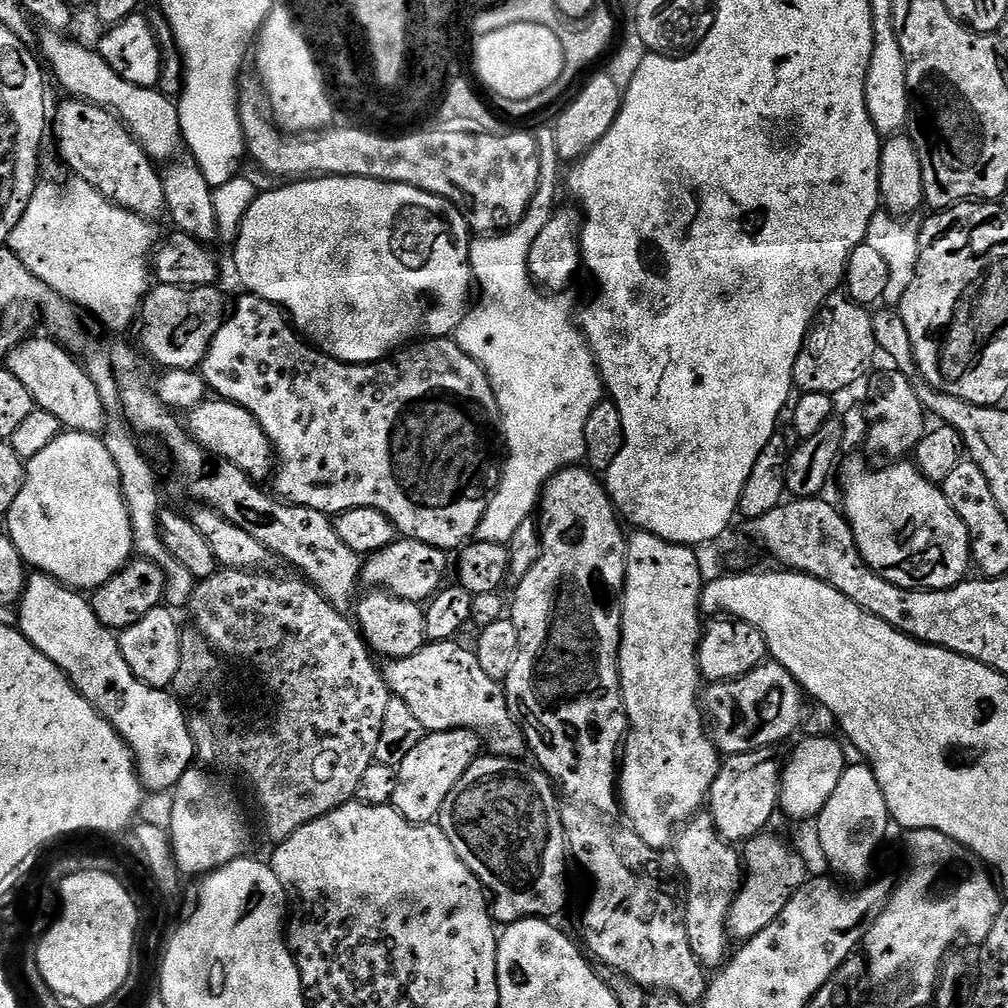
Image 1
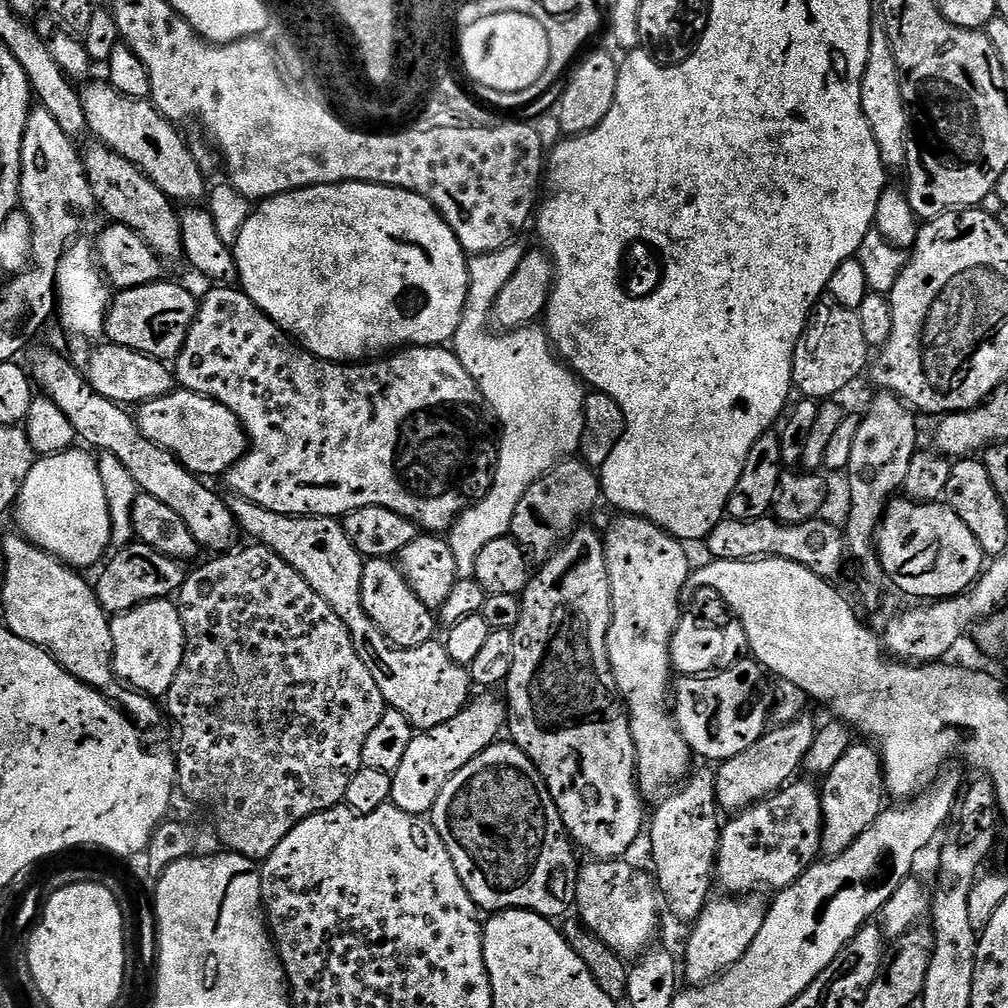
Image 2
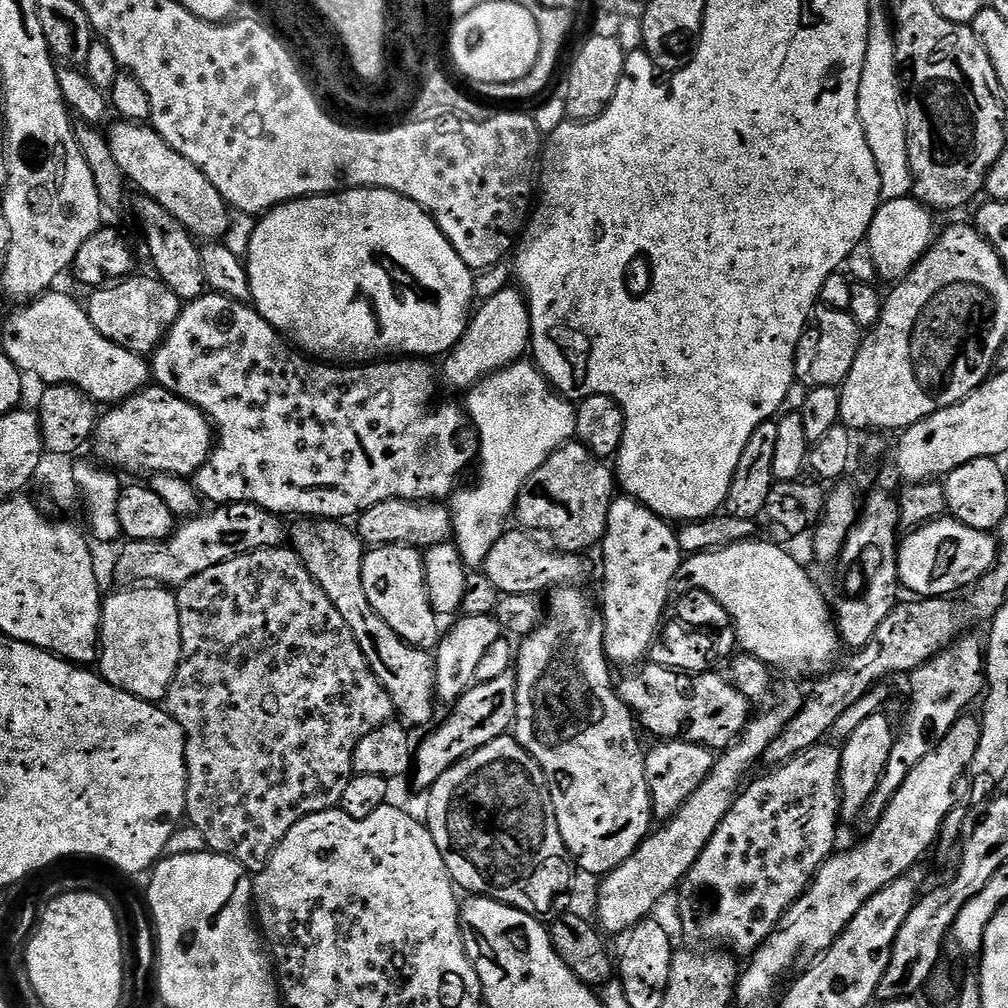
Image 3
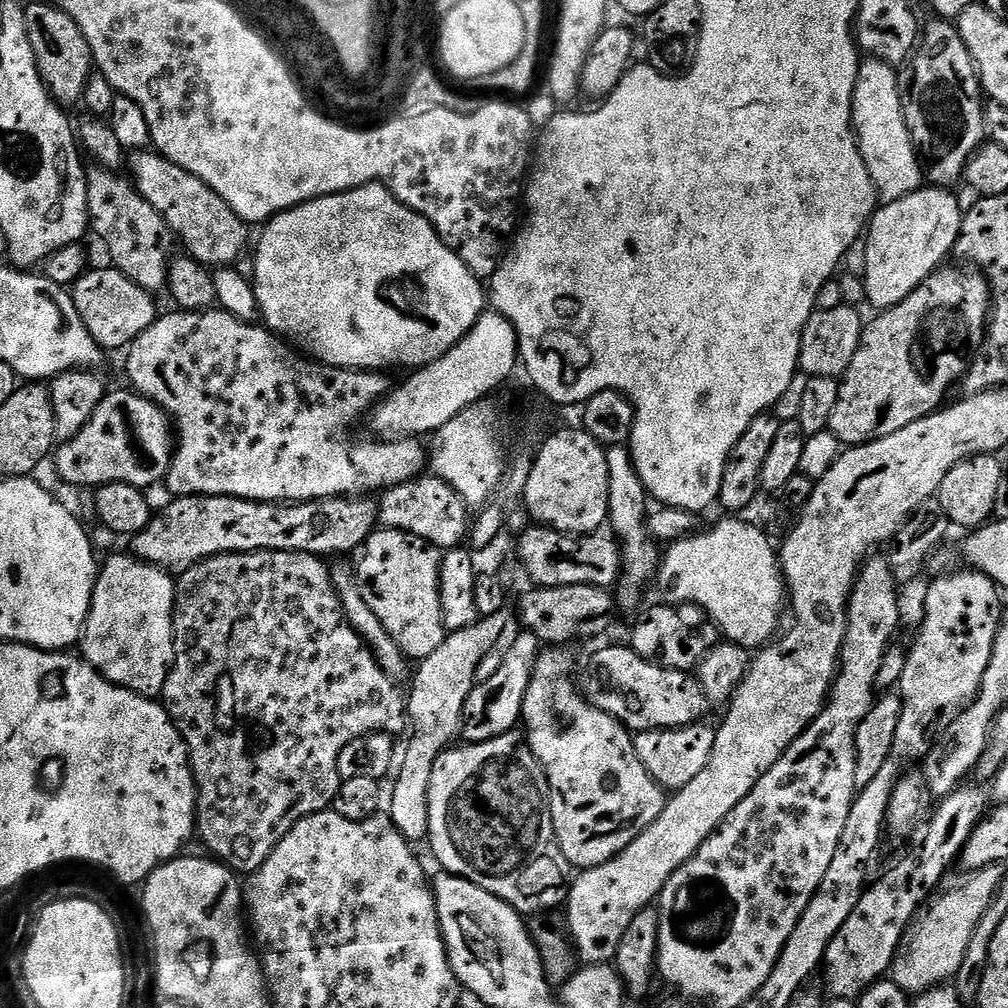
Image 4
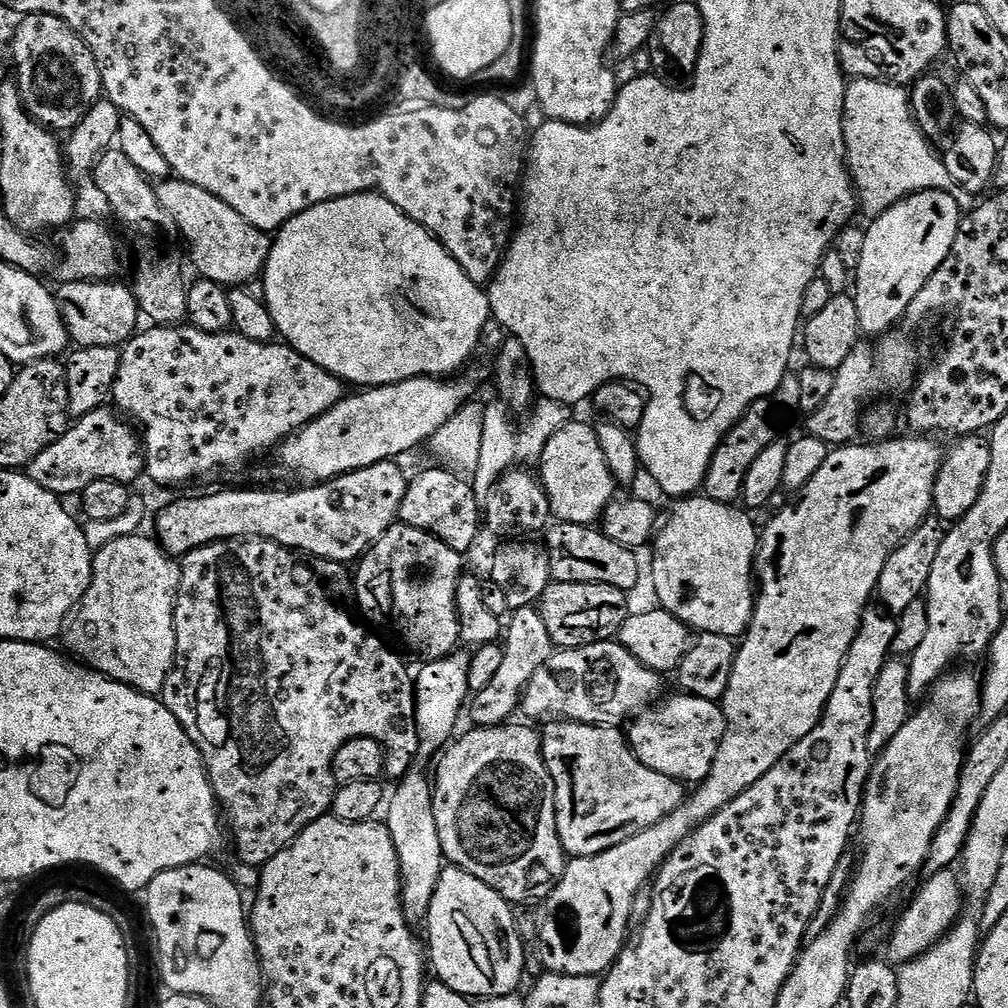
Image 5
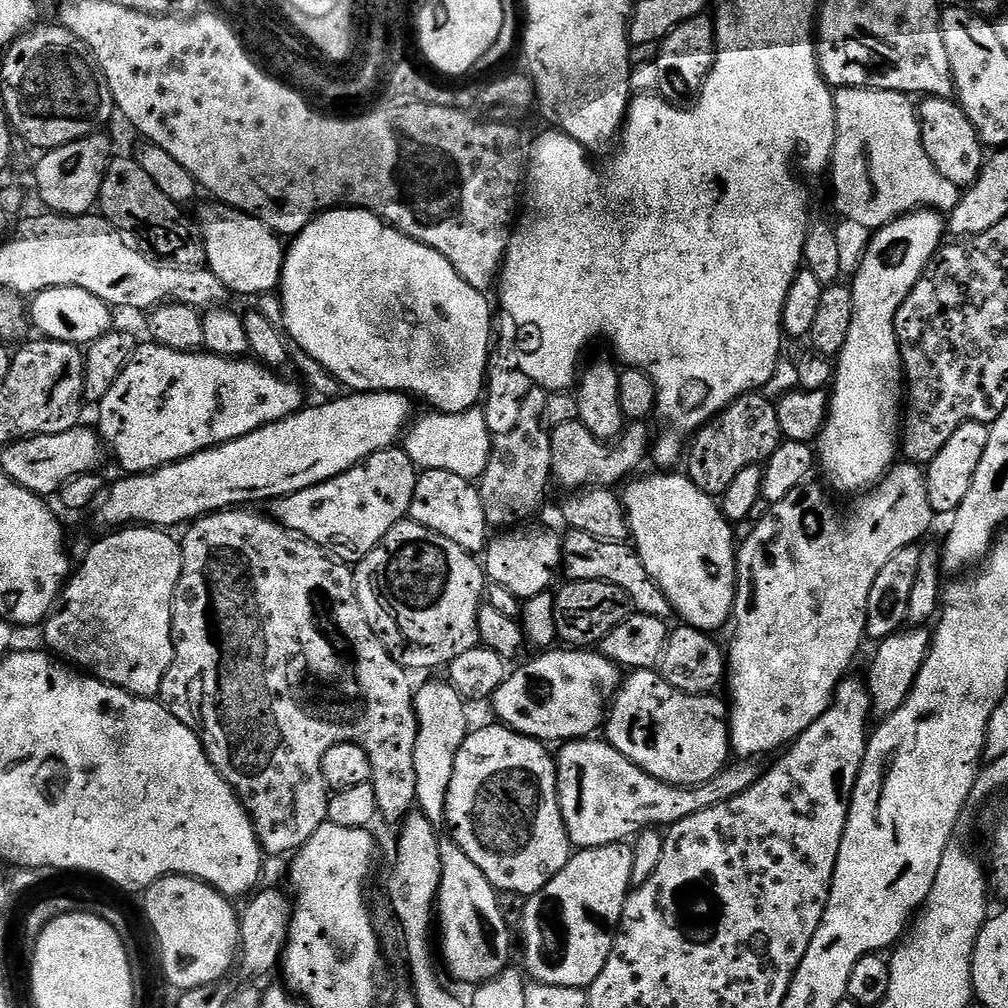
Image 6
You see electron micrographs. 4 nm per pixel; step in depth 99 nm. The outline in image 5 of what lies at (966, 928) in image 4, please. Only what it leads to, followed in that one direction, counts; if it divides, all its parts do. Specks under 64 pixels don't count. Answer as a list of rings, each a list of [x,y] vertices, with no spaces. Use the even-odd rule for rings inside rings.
[[[943,868],[940,872],[931,873],[928,881],[920,888],[920,893],[908,904],[904,917],[896,924],[892,937],[888,940],[888,955],[886,960],[893,966],[909,964],[922,953],[929,952],[943,936],[953,928],[962,915],[960,896],[962,900],[962,884],[957,873],[952,868]]]

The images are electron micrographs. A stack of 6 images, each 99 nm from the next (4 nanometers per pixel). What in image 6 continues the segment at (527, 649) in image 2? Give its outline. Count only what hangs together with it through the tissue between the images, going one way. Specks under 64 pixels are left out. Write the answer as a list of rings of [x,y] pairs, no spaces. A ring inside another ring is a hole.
[[[585,738],[570,740],[555,757],[556,762],[556,793],[560,799],[560,809],[564,825],[568,831],[568,839],[577,849],[601,848],[611,844],[619,844],[635,837],[646,828],[653,826],[671,826],[682,818],[690,818],[690,814],[698,814],[702,810],[710,810],[738,794],[742,794],[754,782],[758,782],[766,771],[766,764],[760,758],[740,758],[729,763],[712,780],[694,785],[693,788],[678,788],[674,784],[667,784],[650,774],[646,774],[637,764],[630,762],[607,739]]]

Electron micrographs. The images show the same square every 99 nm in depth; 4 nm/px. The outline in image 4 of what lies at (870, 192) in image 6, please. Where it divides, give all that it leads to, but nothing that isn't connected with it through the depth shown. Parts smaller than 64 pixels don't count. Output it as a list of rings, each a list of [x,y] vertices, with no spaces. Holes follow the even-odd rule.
[[[865,59],[860,65],[852,99],[856,144],[866,162],[866,170],[870,170],[877,197],[884,202],[909,196],[922,187],[920,157],[916,154],[912,135],[904,121],[902,87],[896,81],[896,72],[897,69],[885,60]]]

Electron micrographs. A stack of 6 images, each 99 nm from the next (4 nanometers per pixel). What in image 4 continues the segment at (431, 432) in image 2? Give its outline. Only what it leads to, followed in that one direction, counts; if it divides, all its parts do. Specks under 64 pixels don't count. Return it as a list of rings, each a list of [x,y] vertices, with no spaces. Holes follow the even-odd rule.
[[[172,310],[169,316],[161,315],[156,319],[149,328],[137,338],[134,343],[127,349],[128,355],[128,376],[132,379],[131,387],[140,395],[147,397],[148,400],[153,400],[158,407],[164,409],[169,417],[174,421],[175,427],[178,429],[178,447],[172,453],[172,465],[168,468],[166,477],[166,485],[172,491],[173,497],[179,498],[182,496],[237,496],[243,500],[263,500],[265,502],[283,502],[285,504],[305,504],[307,500],[329,500],[335,496],[351,496],[353,498],[363,497],[365,494],[376,494],[385,488],[392,488],[396,484],[401,484],[407,480],[415,480],[417,476],[425,471],[426,465],[429,463],[430,456],[424,448],[419,439],[416,438],[397,438],[385,442],[380,438],[371,438],[372,440],[352,440],[352,436],[348,431],[359,422],[360,419],[367,417],[371,413],[373,407],[380,403],[390,391],[390,383],[383,371],[380,370],[357,370],[355,368],[332,368],[329,364],[319,363],[307,355],[301,354],[291,343],[285,342],[281,337],[277,336],[275,332],[269,330],[267,327],[261,326],[259,323],[248,324],[245,320],[240,320],[234,314],[225,312],[223,310],[209,310],[207,312],[185,312],[183,310]]]

